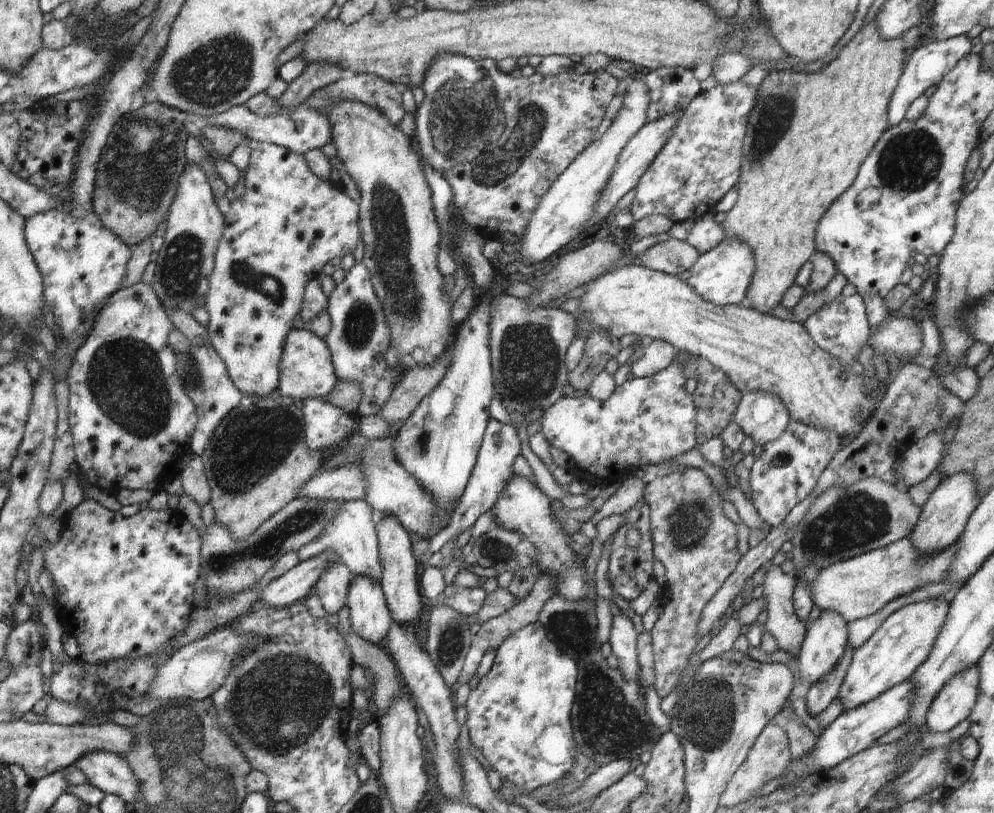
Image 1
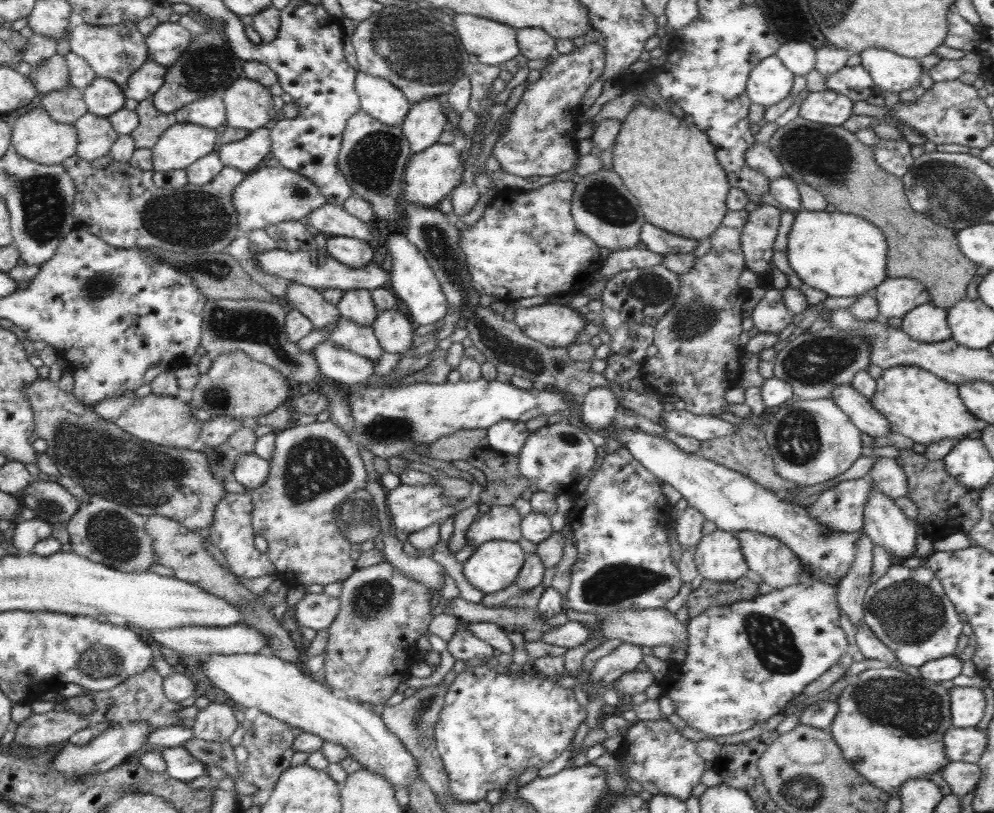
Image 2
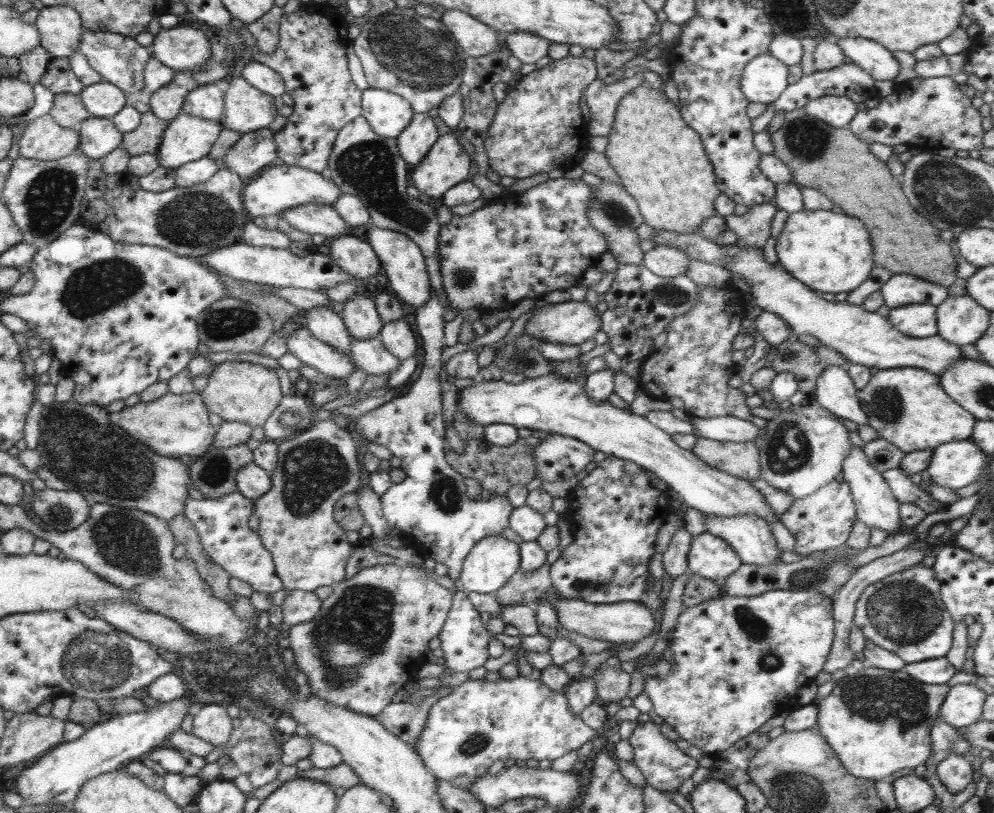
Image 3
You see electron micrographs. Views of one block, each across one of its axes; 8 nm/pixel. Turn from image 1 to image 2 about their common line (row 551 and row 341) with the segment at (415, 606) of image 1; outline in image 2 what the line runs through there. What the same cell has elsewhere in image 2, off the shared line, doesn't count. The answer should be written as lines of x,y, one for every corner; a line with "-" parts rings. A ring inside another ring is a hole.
398,308
377,312
371,327
384,353
406,355
410,352
416,326

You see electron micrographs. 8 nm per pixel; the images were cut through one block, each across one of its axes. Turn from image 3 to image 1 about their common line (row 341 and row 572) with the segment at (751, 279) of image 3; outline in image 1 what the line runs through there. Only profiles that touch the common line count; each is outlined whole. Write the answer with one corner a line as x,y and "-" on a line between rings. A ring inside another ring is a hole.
907,537
889,546
833,563
820,569
820,574
814,580
807,581
808,597
821,611
836,612
847,623
871,616
891,601
925,584
944,581
959,542
938,555
926,557
912,547

